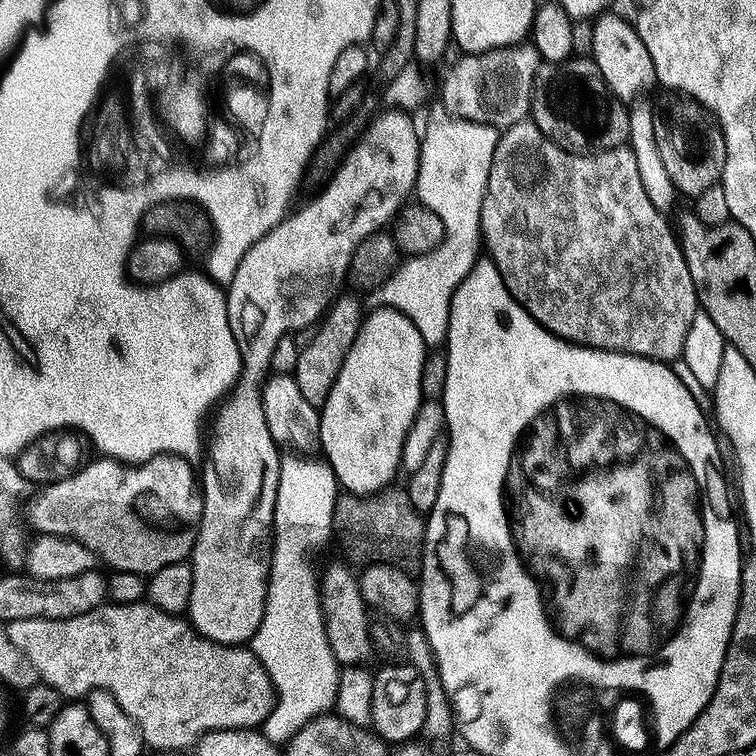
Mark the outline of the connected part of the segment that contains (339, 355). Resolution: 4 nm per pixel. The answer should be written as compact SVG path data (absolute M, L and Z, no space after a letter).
M337 295L329 304L328 311L315 325L316 333L308 341L303 341L298 354L298 366L294 373L298 390L302 390L302 398L306 398L306 402L317 406L323 406L330 390L334 390L334 382L338 382L338 370L342 370L342 362L346 362L346 354L350 354L350 346L354 346L354 338L358 338L360 324L366 315L366 308L360 305L359 295L344 295Z

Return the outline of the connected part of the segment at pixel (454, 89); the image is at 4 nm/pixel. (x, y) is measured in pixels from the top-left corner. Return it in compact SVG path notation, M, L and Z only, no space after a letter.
M531 42L479 54L464 54L459 58L461 60L445 74L444 85L440 88L439 103L451 116L503 130L531 113L532 94L542 68L538 50Z

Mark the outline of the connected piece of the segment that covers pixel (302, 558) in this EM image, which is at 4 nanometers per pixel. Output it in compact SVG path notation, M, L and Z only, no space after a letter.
M288 454L280 461L278 494L272 523L272 565L268 571L268 597L264 603L262 622L250 641L253 654L260 659L262 666L270 674L272 686L276 689L276 705L272 708L272 713L264 719L262 731L267 740L271 740L277 746L291 740L292 736L298 734L298 730L311 720L331 713L332 703L335 700L335 715L341 716L343 720L359 728L368 728L371 725L370 699L373 697L373 673L361 665L347 665L340 669L330 650L330 642L326 638L324 607L320 604L318 568L316 572L315 566L312 565L312 555L327 540L333 539L332 515L338 485L332 467L323 459L312 459L316 458Z

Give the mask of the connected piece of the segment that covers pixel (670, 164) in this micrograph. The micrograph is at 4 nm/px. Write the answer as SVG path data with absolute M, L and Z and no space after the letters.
M679 94L669 97L669 100L660 100L654 104L654 142L677 193L681 197L695 198L702 194L702 190L710 190L710 186L723 181L726 142L720 132L720 125L709 118L710 113L698 101Z

